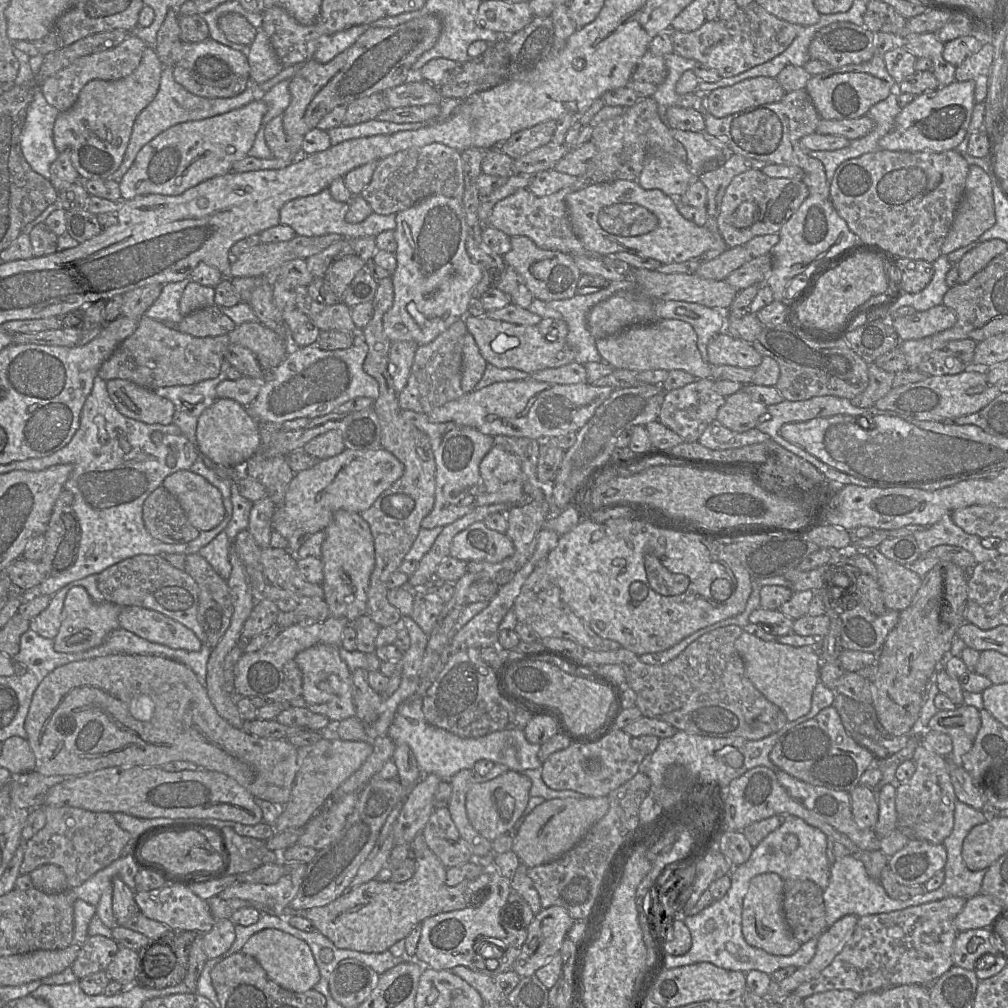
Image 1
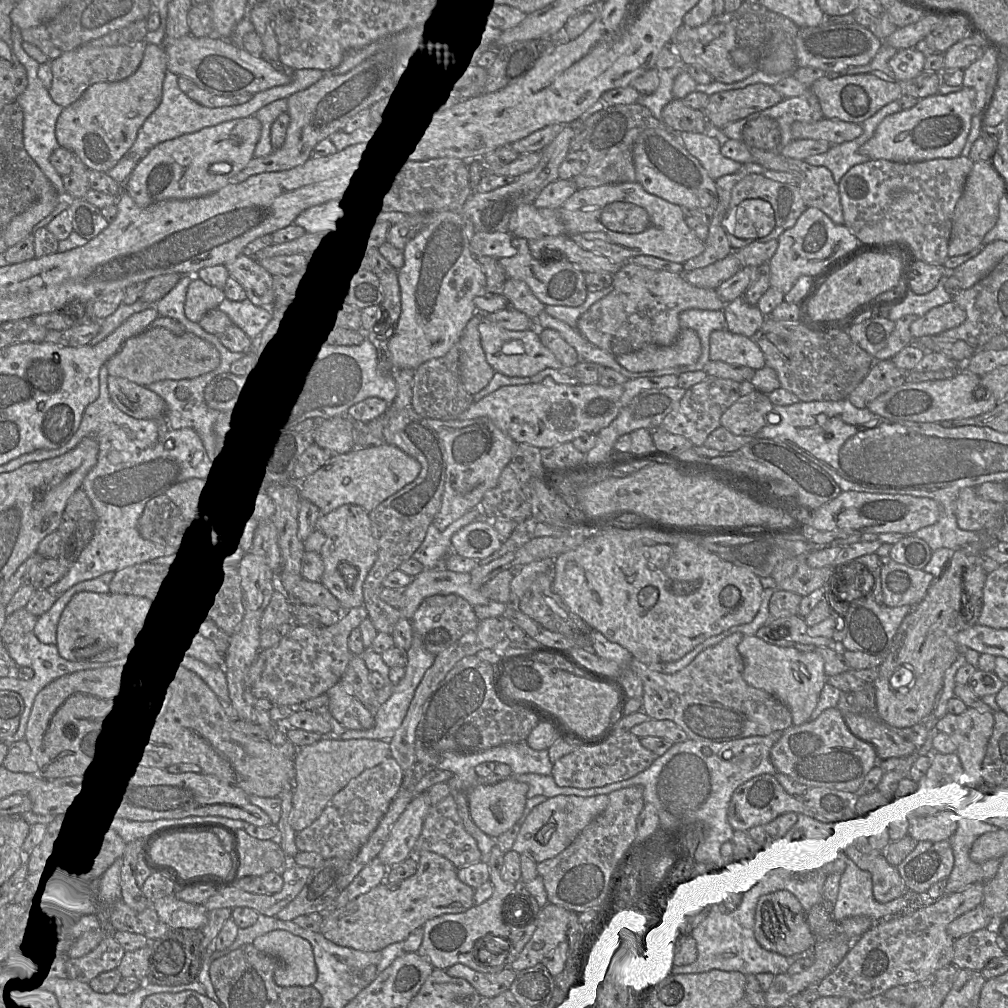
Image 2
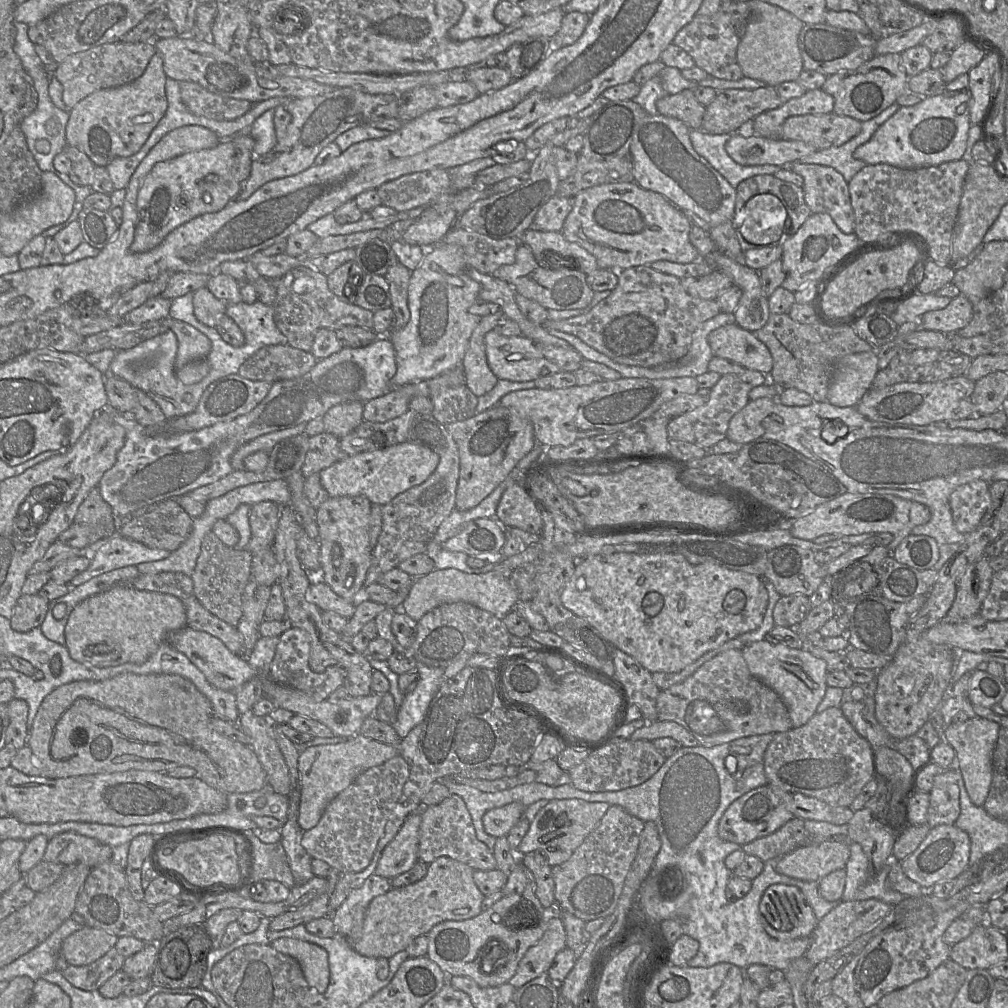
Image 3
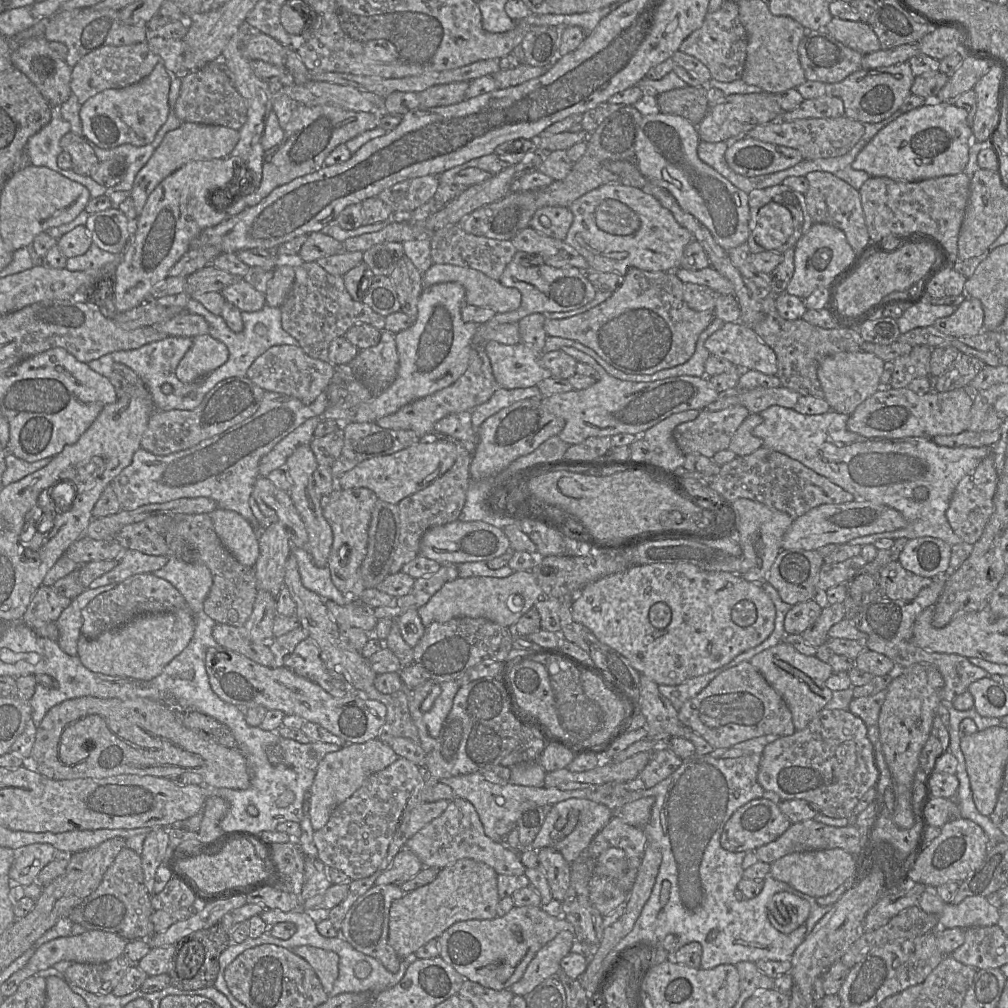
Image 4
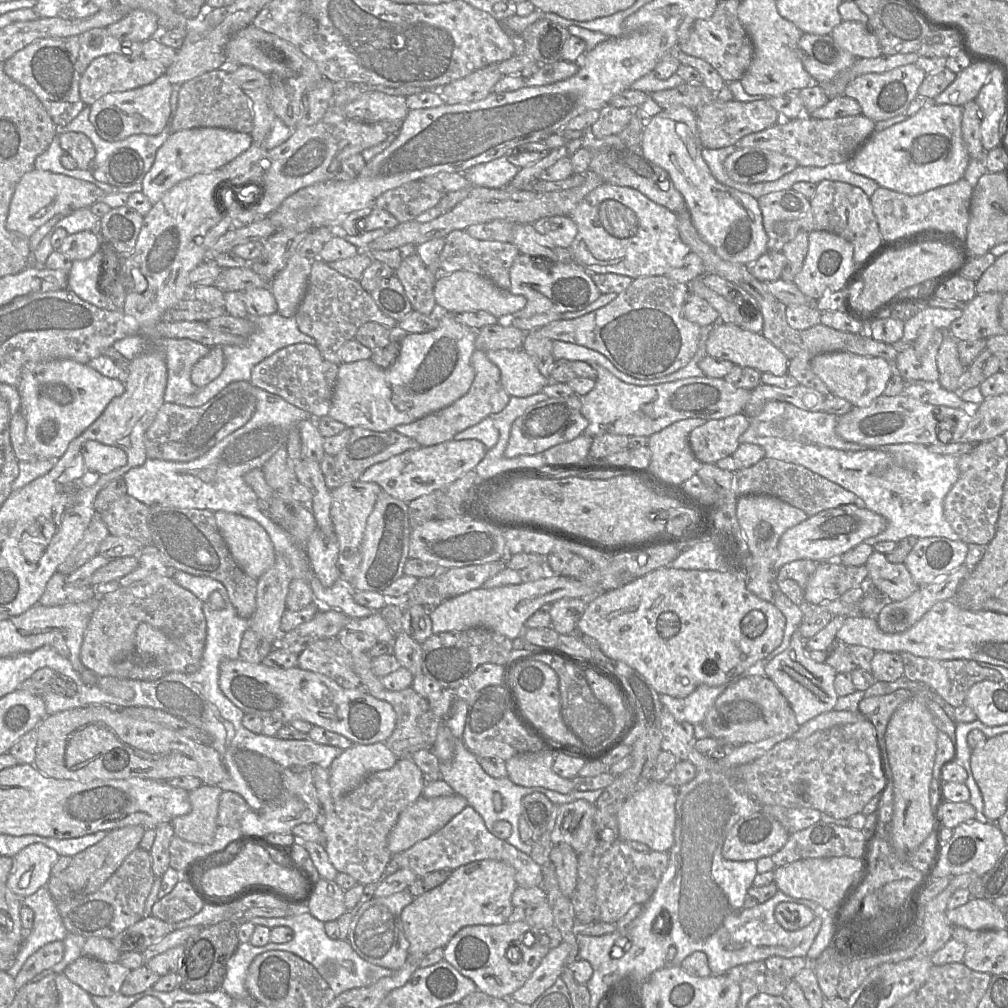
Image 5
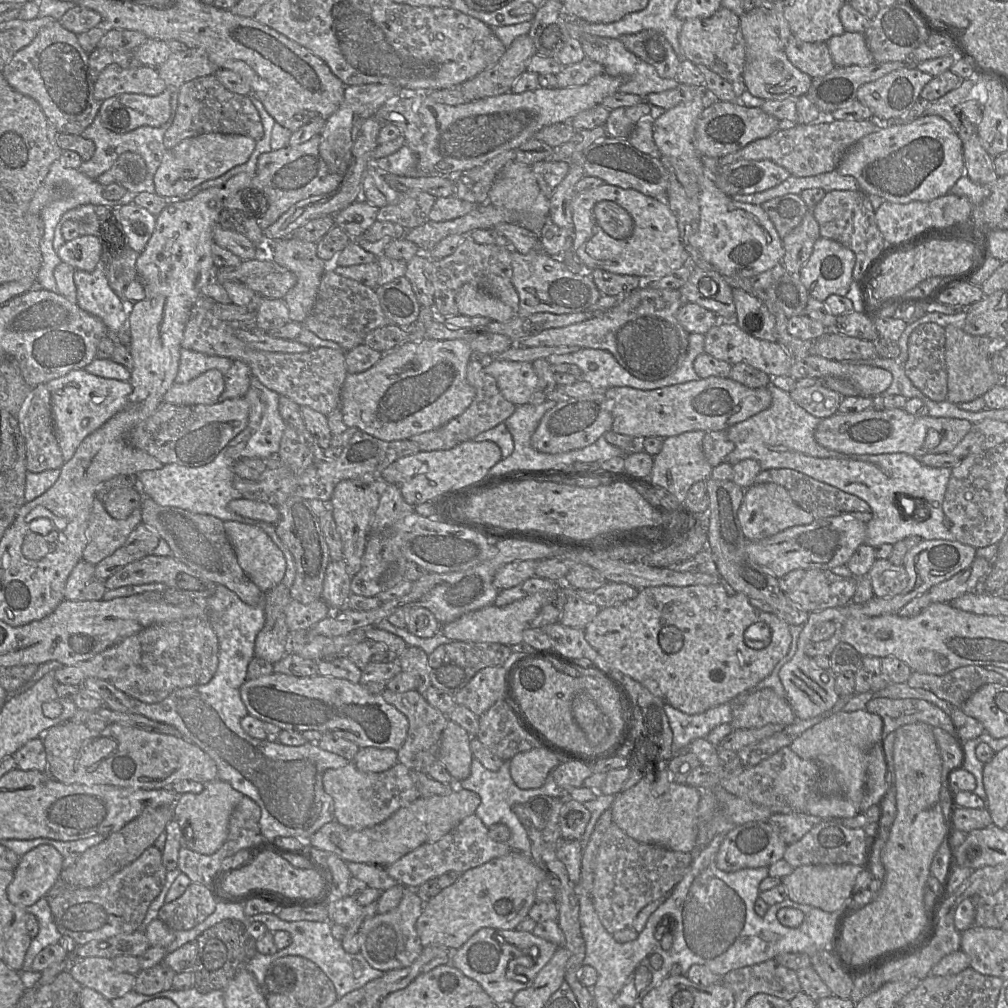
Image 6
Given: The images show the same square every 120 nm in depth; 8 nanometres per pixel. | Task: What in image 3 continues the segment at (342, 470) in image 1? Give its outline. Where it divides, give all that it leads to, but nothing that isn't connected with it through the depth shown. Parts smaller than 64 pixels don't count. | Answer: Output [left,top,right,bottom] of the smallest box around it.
[319,442,439,506]

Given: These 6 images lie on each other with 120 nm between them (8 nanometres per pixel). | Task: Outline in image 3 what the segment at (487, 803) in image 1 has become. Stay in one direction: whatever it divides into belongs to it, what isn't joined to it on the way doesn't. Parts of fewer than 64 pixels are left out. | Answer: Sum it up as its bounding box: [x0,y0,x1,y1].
[482,802,525,838]

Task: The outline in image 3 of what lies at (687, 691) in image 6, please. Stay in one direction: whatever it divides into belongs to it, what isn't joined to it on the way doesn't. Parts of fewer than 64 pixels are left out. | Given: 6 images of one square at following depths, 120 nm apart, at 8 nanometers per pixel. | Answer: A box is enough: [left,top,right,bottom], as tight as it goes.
[561,552,768,673]

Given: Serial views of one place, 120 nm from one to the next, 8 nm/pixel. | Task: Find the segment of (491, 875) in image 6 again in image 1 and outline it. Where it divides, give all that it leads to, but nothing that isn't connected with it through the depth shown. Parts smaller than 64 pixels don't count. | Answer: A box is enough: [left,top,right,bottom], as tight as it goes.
[285,833,470,953]

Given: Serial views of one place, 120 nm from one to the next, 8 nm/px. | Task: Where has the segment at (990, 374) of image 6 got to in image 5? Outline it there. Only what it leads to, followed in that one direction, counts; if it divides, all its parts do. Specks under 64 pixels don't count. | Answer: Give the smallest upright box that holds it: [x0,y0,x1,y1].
[937,332,966,391]

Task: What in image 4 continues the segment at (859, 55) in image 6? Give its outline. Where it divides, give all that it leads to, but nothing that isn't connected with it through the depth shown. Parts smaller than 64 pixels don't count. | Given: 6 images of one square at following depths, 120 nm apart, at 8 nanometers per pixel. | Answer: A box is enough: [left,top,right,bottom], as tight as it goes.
[826,17,881,55]

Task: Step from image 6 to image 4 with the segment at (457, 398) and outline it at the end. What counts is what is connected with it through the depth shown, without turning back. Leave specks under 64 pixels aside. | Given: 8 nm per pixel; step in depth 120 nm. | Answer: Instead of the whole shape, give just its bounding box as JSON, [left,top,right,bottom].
[323,282,479,423]

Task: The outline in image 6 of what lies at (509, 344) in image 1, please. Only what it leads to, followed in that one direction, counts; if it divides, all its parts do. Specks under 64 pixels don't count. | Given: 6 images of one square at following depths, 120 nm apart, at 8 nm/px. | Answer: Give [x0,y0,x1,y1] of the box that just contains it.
[475,355,539,406]

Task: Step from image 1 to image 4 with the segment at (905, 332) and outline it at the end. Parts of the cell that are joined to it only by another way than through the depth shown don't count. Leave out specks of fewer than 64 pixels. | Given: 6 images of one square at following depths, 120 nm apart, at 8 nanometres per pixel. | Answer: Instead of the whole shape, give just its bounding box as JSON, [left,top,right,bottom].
[933,297,984,337]

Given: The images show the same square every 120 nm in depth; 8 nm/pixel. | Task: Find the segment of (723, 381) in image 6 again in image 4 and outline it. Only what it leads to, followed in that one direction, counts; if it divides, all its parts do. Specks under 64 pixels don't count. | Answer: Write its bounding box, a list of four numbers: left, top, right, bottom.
[542,347,719,446]

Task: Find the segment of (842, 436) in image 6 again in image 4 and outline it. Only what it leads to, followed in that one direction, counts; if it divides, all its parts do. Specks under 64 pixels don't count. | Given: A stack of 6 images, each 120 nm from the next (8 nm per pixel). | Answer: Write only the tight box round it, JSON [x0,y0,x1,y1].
[847,386,973,437]

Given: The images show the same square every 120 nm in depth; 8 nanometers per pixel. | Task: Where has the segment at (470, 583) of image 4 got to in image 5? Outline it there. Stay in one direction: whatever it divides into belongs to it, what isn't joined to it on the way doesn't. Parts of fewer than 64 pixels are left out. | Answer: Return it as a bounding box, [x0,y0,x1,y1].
[431,573,604,640]

